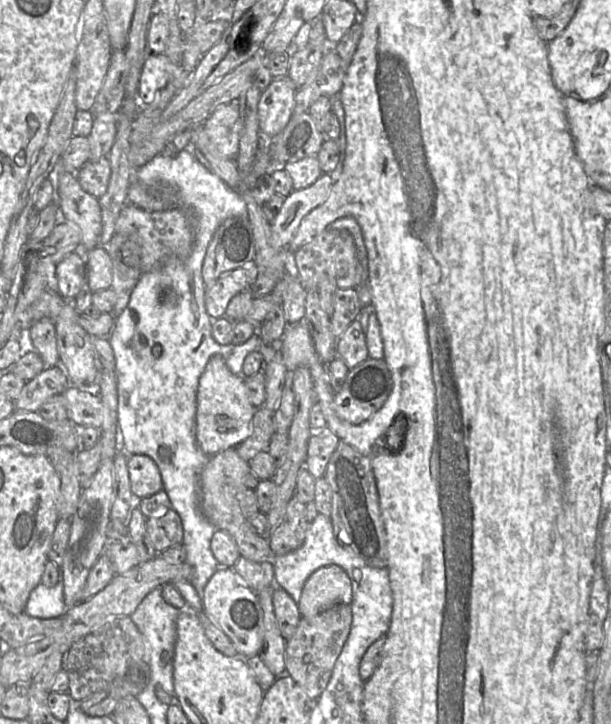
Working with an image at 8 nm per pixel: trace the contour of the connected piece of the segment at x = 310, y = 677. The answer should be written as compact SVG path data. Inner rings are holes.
M349 604L332 605L312 617L302 617L292 637L286 640L285 673L316 700L325 690L352 624Z

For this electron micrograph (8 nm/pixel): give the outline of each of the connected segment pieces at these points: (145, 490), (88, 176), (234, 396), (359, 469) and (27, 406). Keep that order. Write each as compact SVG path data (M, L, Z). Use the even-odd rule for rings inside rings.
M129 455L127 468L130 488L135 500L152 496L163 489L159 468L149 456Z
M104 156L97 161L87 161L76 174L81 187L98 199L108 188L111 175L109 159Z
M212 356L199 379L197 390L196 440L203 453L212 456L240 445L252 433L255 410L248 396L245 377L233 374L222 356Z
M340 440L325 474L332 489L331 523L337 542L373 568L386 568L388 552L379 494L370 458Z
M61 365L46 368L26 383L14 402L15 411L36 412L50 397L61 395L70 386L71 383Z

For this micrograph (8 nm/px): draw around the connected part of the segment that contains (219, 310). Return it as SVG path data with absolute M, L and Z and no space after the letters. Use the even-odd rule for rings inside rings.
M254 264L237 268L220 276L214 285L205 289L205 306L212 319L225 317L230 300L239 292L249 289L258 275Z

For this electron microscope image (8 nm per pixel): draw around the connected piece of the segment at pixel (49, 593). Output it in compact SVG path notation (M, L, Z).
M61 569L58 582L53 587L47 587L41 582L31 591L24 612L29 616L48 619L62 616L66 612L64 603L64 581Z

